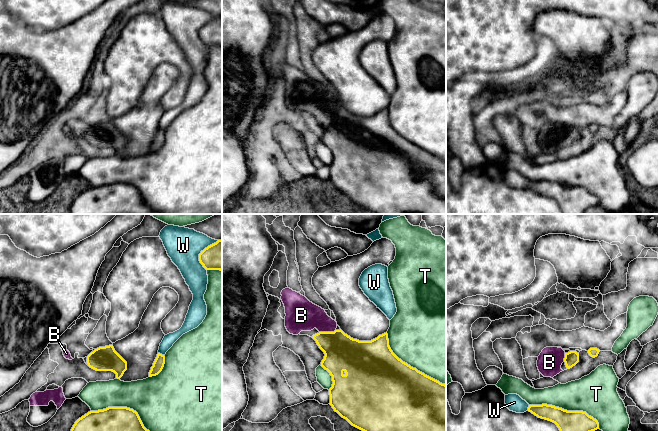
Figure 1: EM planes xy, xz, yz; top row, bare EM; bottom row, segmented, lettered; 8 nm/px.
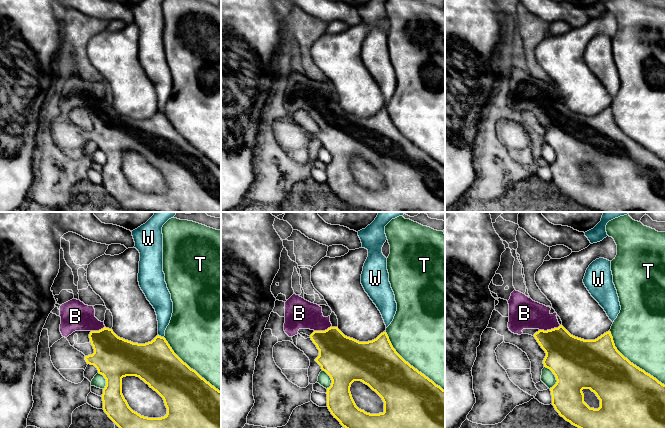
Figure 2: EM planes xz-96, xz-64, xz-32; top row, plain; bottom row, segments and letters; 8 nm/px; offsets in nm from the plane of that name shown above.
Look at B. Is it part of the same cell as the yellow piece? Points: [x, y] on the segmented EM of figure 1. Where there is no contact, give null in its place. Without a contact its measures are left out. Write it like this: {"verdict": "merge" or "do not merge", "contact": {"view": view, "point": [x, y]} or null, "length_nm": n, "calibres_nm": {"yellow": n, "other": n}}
{"verdict": "merge", "contact": {"view": "xz", "point": [327, 332]}, "length_nm": 140, "calibres_nm": {"yellow": 280, "other": 260}}

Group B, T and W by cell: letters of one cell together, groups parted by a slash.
B / T / W

